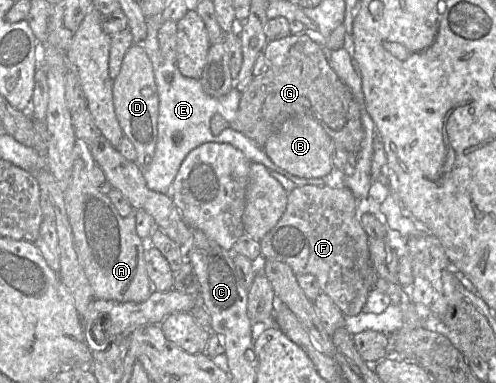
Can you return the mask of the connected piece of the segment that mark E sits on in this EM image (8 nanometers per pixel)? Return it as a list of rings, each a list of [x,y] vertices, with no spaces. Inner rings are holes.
[[[147,17],[147,36],[142,42],[137,42],[135,44],[141,44],[149,57],[154,71],[155,83],[159,96],[159,115],[158,115],[158,134],[157,134],[157,144],[155,149],[155,154],[152,159],[152,162],[148,165],[148,170],[144,173],[144,178],[146,180],[147,186],[150,190],[162,193],[162,194],[170,194],[173,181],[179,171],[179,168],[184,161],[185,157],[188,155],[190,151],[194,148],[200,146],[201,144],[207,142],[216,142],[216,143],[228,143],[239,149],[244,153],[247,159],[253,163],[260,163],[264,165],[271,171],[278,172],[284,175],[286,178],[294,182],[297,187],[306,186],[306,185],[316,185],[316,186],[327,186],[327,187],[341,187],[343,185],[343,180],[338,178],[337,176],[343,176],[343,173],[337,173],[333,171],[330,175],[322,177],[322,178],[301,178],[295,175],[292,175],[285,169],[278,167],[275,165],[271,159],[266,155],[263,148],[260,148],[254,141],[245,136],[244,134],[234,130],[230,126],[225,128],[221,133],[215,135],[211,130],[211,121],[216,116],[220,116],[224,118],[228,123],[231,123],[238,111],[239,103],[241,99],[242,92],[234,86],[231,91],[222,96],[222,97],[211,97],[205,93],[201,81],[199,79],[193,79],[189,77],[185,77],[179,71],[175,62],[169,62],[162,57],[159,42],[158,42],[158,27],[160,23],[159,17]]]

